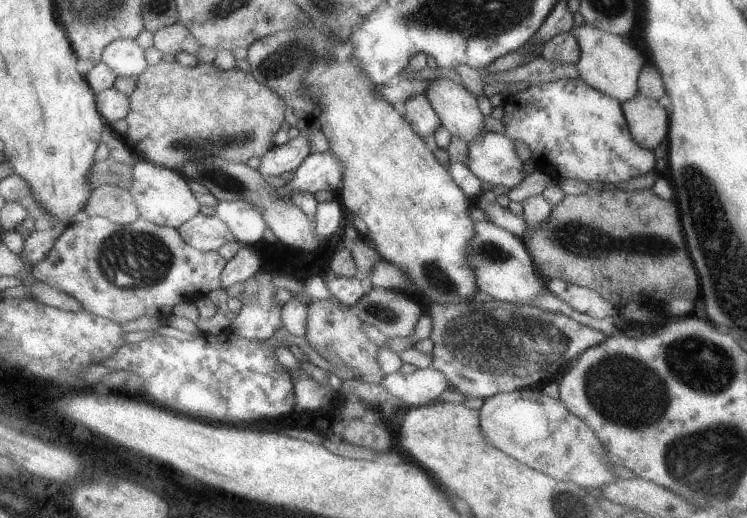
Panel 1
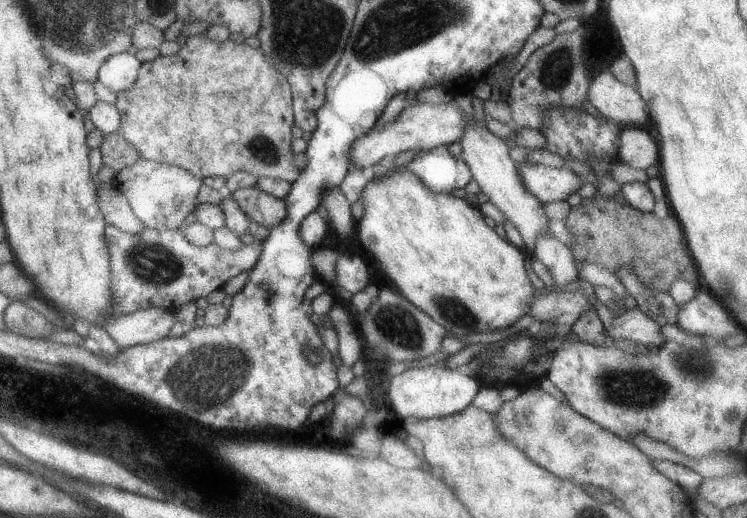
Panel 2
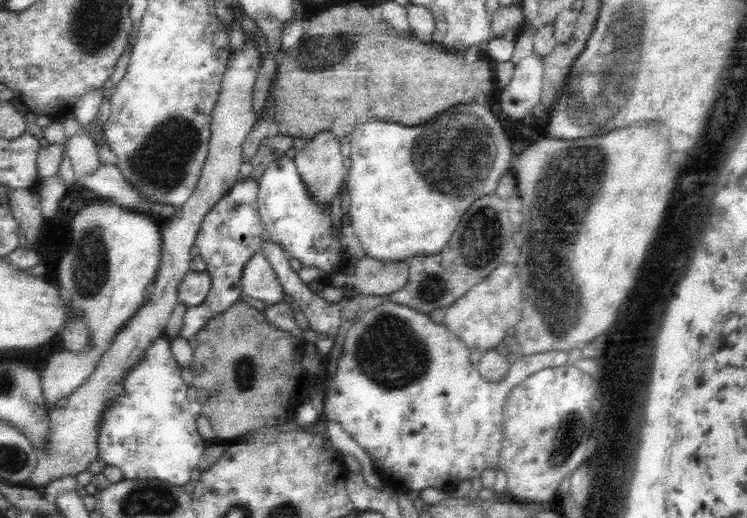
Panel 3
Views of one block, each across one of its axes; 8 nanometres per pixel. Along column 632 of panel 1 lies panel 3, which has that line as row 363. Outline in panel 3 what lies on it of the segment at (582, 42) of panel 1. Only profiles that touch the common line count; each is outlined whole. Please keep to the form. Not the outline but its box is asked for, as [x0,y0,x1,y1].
[40,198,162,411]

